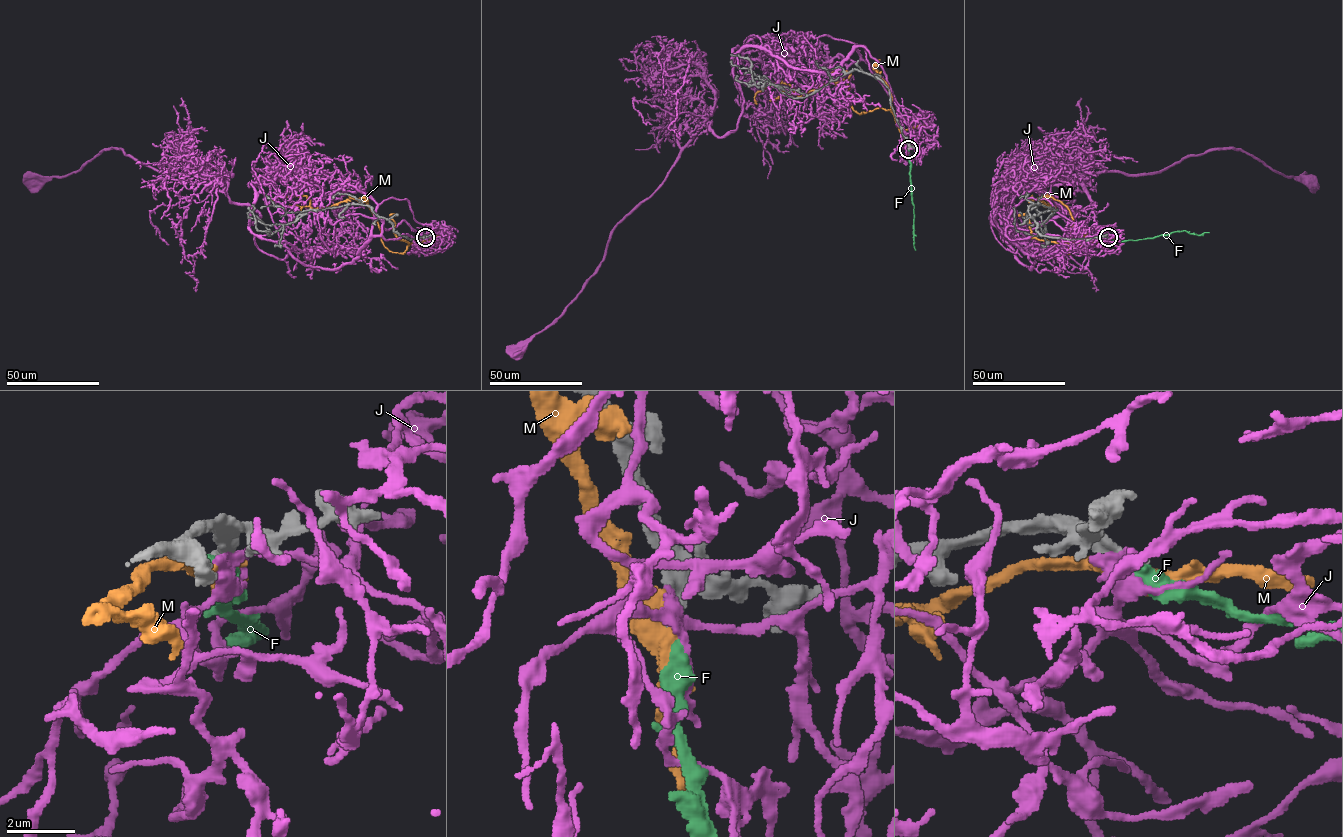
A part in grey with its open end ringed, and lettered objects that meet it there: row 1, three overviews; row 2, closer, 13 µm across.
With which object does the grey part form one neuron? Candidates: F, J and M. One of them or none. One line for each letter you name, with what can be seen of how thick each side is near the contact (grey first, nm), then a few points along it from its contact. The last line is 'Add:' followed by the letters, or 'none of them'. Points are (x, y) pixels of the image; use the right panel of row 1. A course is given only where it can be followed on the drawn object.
Add: none of them

